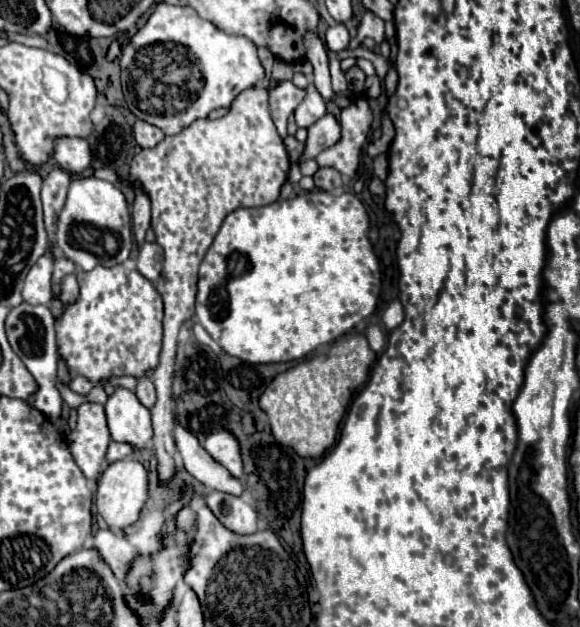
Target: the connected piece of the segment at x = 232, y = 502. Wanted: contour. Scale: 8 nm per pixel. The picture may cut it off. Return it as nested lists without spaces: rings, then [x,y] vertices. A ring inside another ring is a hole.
[[[212,490],[206,496],[206,504],[214,516],[236,534],[254,534],[256,532],[256,510],[242,502],[238,496]]]

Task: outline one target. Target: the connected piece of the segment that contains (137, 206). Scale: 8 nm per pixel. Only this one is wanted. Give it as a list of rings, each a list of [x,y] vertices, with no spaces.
[[[138,182],[132,184],[134,190],[134,204],[132,204],[132,222],[134,222],[134,236],[136,242],[142,244],[144,242],[144,234],[150,226],[150,198],[148,194],[142,190],[142,186]]]

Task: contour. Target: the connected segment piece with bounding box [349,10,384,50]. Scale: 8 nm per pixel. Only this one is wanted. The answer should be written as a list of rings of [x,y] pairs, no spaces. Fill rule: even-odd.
[[[370,10],[364,12],[360,26],[358,26],[358,34],[351,39],[349,49],[357,48],[366,37],[374,38],[378,44],[384,40],[384,22],[376,14],[372,14]]]

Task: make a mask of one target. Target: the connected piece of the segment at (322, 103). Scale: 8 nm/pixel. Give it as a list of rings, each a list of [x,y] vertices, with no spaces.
[[[308,84],[306,90],[308,90],[306,98],[294,110],[294,118],[296,118],[296,126],[298,128],[308,128],[318,118],[322,118],[326,114],[326,100],[318,94],[318,90],[314,88],[314,84]]]

